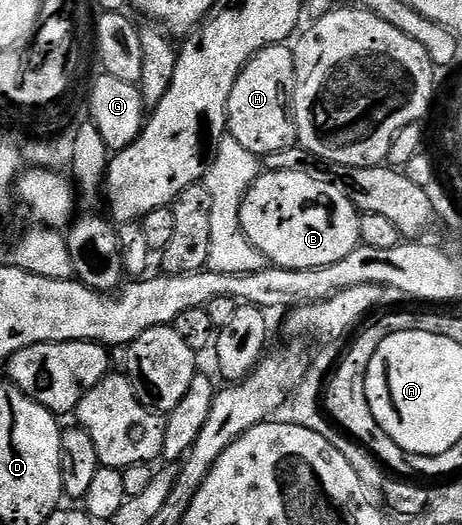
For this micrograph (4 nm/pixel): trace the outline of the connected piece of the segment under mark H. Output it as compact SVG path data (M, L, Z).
M283 43L261 49L242 69L241 75L239 75L232 87L232 95L228 99L228 111L226 112L229 136L234 137L236 143L248 147L248 151L252 151L259 159L265 159L268 154L276 151L295 148L298 145L298 128L294 122L294 114L292 112L293 87L293 48L289 44Z

